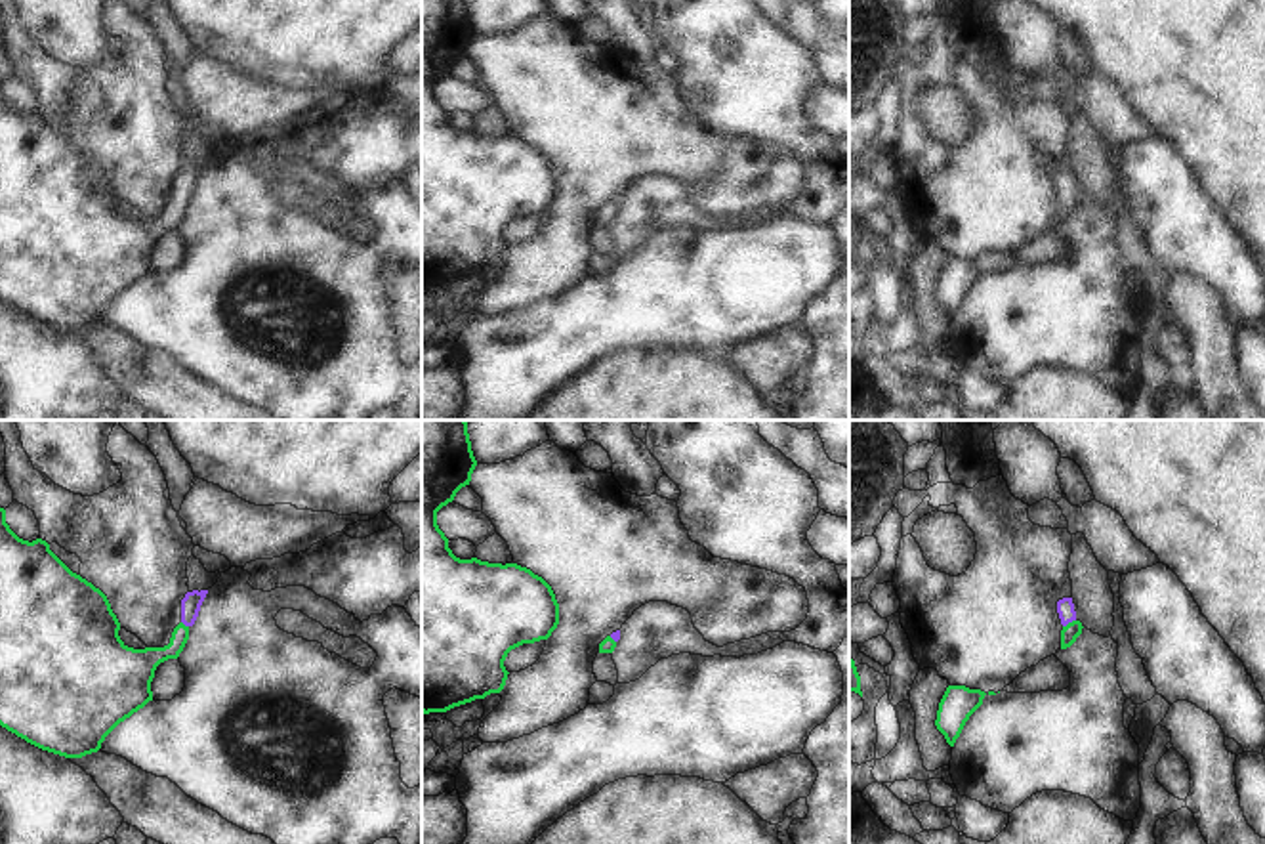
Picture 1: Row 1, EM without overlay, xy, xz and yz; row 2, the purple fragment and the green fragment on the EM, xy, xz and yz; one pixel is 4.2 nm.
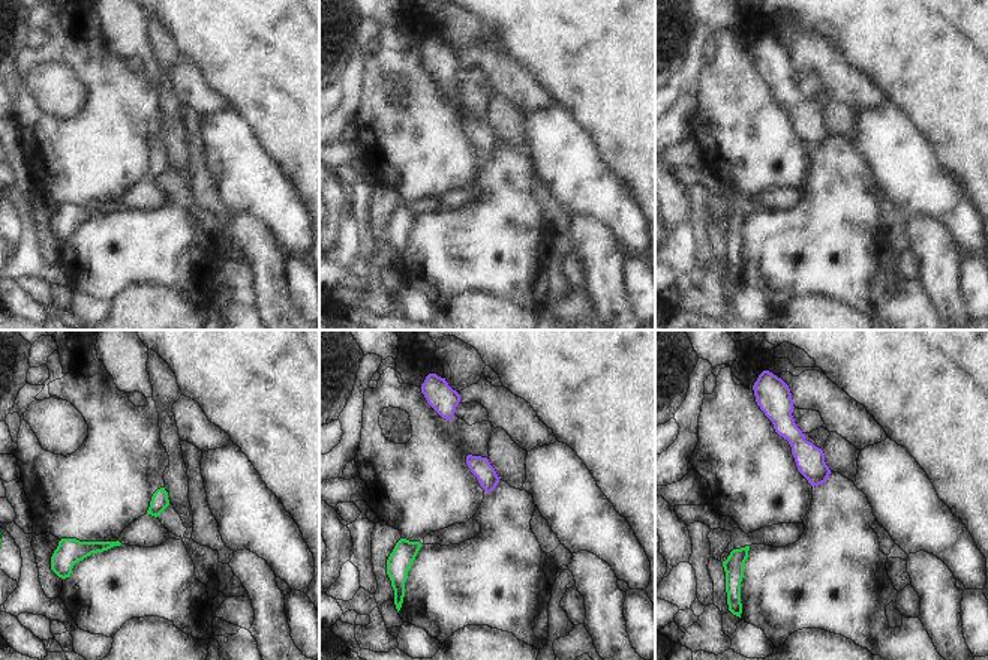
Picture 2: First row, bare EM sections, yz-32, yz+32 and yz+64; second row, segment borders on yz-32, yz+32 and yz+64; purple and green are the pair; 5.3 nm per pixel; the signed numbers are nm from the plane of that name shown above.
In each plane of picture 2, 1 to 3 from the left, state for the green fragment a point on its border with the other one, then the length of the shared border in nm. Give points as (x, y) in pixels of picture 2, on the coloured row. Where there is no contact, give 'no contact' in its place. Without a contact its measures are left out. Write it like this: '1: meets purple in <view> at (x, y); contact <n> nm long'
1: no contact
2: no contact
3: no contact

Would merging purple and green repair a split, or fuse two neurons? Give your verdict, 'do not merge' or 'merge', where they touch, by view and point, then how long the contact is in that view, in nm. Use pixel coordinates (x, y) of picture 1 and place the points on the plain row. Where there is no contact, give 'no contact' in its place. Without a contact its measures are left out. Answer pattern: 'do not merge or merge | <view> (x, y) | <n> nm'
merge | yz (1069, 193) | 70 nm

